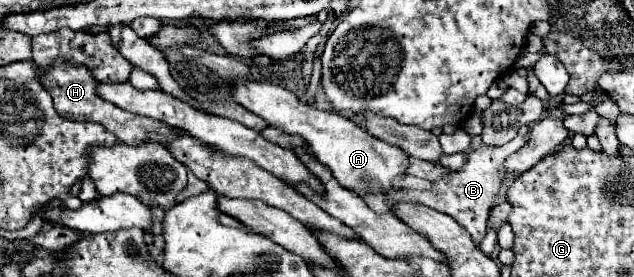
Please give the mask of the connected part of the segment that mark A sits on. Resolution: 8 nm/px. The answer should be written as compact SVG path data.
M249 78L235 80L235 102L247 108L249 112L261 116L269 126L285 132L297 134L305 140L311 154L331 170L333 178L347 190L355 192L357 196L365 194L387 194L395 190L393 180L397 176L407 174L409 156L395 148L395 144L387 144L375 136L371 136L365 128L357 126L353 120L327 110L317 110L315 106L307 106L295 98L289 90L269 84L269 82L255 82Z

